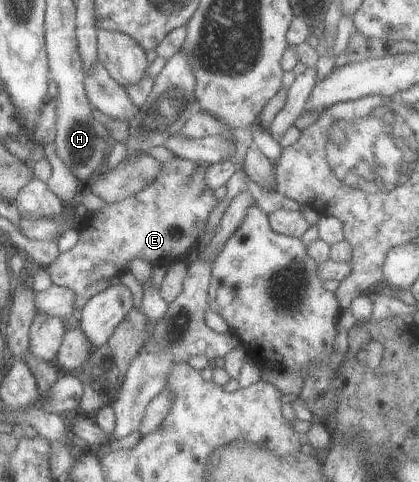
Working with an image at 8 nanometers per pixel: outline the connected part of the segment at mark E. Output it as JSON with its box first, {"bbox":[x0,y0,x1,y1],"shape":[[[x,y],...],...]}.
{"bbox":[45,158,218,312],"shape":[[[184,158],[168,159],[162,162],[158,175],[152,183],[148,183],[138,193],[111,204],[103,203],[97,210],[87,214],[77,228],[78,238],[75,245],[60,252],[45,268],[50,275],[50,281],[59,287],[68,287],[74,293],[74,309],[77,312],[93,295],[106,289],[117,280],[118,273],[126,271],[131,256],[136,256],[151,266],[155,262],[169,265],[171,259],[179,260],[186,249],[202,237],[208,213],[212,211],[218,200],[213,190],[207,187],[203,177],[211,162],[185,160]]]}

